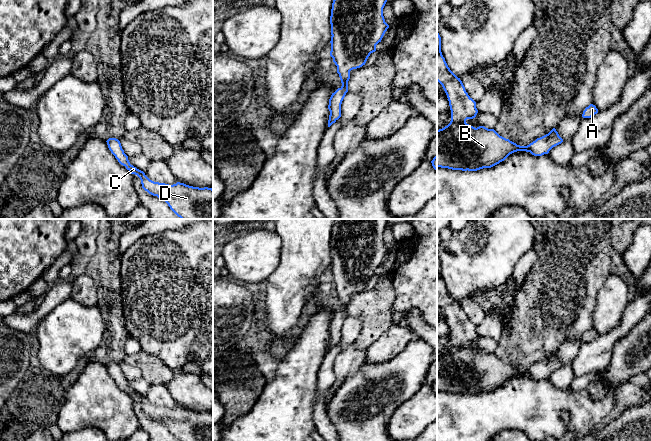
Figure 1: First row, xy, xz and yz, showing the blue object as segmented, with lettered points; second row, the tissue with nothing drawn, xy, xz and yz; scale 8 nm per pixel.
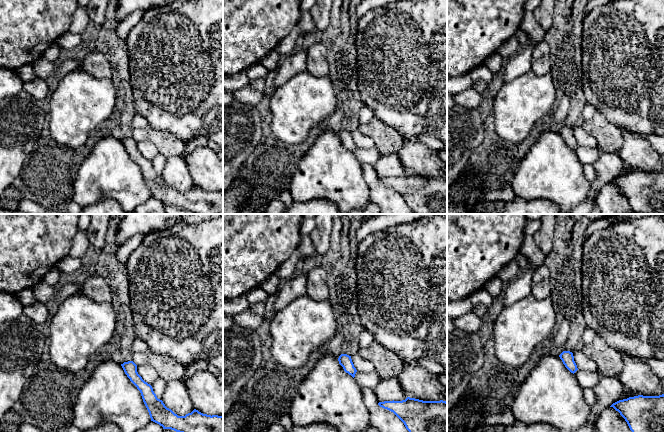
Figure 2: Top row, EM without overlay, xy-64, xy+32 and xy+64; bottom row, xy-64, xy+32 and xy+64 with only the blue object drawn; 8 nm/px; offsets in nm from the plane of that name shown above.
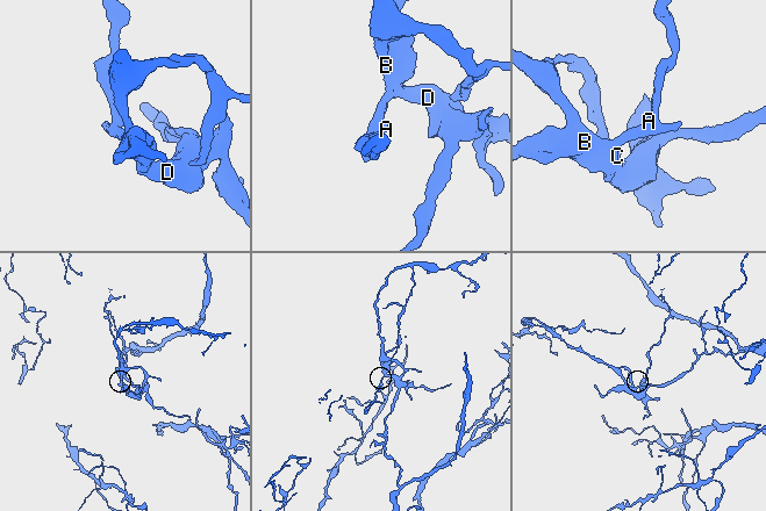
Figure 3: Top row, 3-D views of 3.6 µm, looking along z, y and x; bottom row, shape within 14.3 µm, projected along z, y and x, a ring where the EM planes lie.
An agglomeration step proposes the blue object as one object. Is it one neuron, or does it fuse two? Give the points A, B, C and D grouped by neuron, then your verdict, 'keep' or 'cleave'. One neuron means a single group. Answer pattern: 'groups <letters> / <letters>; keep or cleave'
groups A B C D; keep

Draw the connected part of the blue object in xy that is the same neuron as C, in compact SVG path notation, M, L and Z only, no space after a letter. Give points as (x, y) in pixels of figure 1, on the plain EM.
M109 362L106 366L118 386L140 402L142 412L164 424L178 441L213 441L212 412L193 411L180 406L173 409L154 406L130 388L118 363Z

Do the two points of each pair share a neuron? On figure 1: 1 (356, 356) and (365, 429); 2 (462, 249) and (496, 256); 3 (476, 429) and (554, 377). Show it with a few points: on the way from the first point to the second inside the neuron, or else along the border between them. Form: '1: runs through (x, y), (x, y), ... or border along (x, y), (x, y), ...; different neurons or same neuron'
1: border along (364, 361), (341, 384); different neurons
2: runs through (470, 256), (488, 256); same neuron
3: border along (547, 378), (557, 387), (566, 388), (569, 386); different neurons

